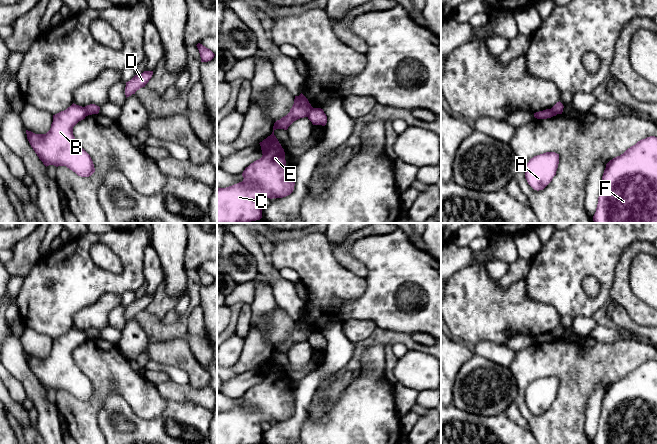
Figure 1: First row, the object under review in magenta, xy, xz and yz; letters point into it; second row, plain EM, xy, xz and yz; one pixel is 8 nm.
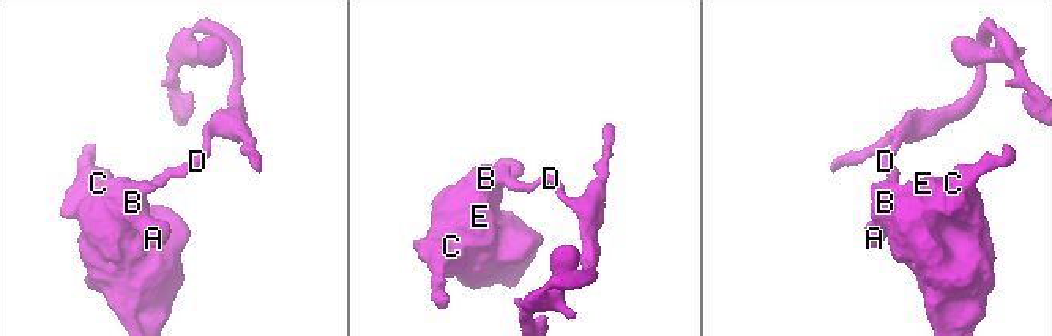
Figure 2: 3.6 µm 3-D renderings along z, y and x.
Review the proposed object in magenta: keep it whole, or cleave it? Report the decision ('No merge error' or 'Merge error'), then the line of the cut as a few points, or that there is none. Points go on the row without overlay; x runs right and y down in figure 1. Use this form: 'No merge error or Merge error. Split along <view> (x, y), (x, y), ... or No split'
Merge error. Split along xz (313, 332), (306, 340)

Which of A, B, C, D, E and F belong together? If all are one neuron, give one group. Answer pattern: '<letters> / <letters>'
A B C E F / D

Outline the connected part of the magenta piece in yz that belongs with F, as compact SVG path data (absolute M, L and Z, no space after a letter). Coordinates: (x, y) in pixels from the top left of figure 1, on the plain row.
M657 361L638 365L606 388L593 444L657 444Z

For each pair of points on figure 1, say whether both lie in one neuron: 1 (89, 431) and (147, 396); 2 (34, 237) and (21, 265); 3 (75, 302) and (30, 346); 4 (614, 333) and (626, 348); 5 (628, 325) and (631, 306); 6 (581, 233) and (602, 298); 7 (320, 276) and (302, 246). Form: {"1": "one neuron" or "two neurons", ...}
{"1": "one neuron", "2": "one neuron", "3": "two neurons", "4": "two neurons", "5": "two neurons", "6": "one neuron", "7": "one neuron"}

